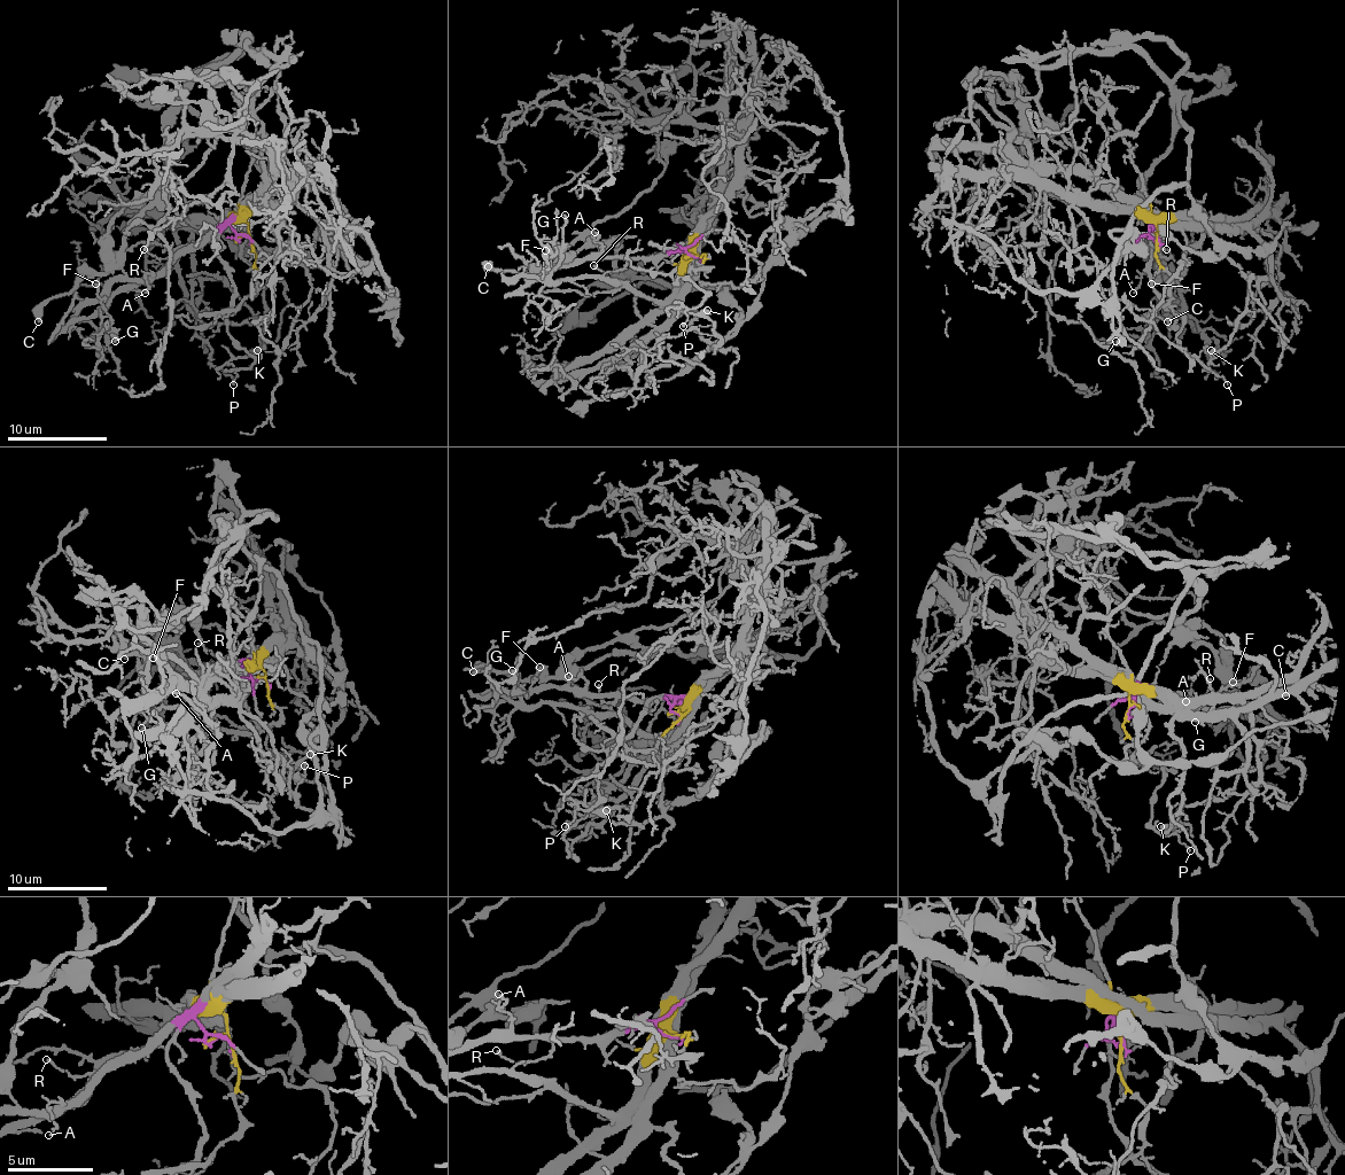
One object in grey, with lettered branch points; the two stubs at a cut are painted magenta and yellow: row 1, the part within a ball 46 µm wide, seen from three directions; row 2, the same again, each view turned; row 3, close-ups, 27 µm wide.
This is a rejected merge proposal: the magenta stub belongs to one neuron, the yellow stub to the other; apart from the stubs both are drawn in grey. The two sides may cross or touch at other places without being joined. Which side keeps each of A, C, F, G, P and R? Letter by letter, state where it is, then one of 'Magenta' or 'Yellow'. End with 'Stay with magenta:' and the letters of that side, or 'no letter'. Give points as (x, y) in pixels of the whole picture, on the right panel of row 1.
A: Place: (1133, 293). Magenta
C: Place: (1167, 321). Magenta
F: Place: (1151, 283). Magenta
G: Place: (1116, 341). Magenta
P: Place: (1227, 384). Magenta
R: Place: (1166, 249). Magenta
Stay with magenta: A, C, F, G, P, R

